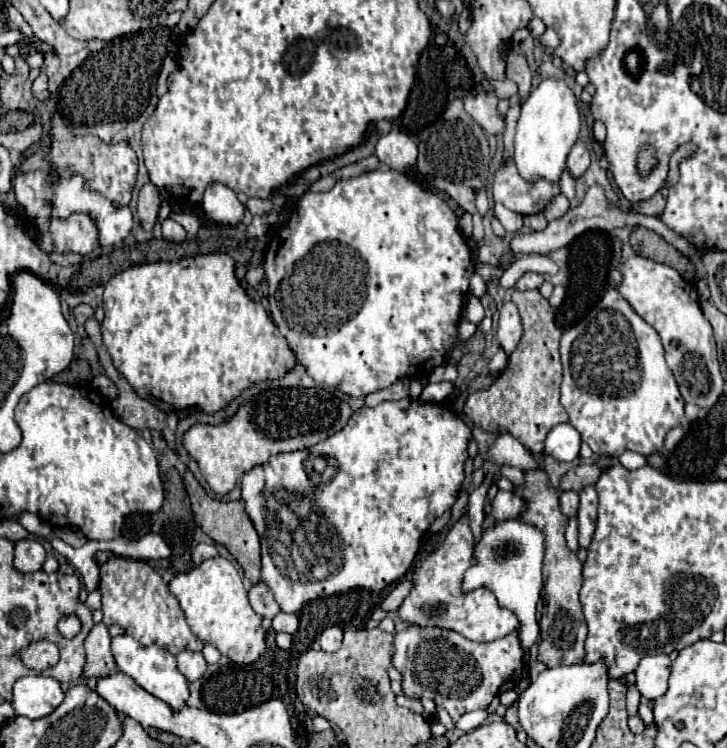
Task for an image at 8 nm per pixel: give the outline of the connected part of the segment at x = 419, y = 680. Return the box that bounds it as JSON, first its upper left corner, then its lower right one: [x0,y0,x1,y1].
[393,625,523,721]

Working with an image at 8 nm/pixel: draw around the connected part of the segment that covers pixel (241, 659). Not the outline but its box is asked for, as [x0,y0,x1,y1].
[167,559,265,665]

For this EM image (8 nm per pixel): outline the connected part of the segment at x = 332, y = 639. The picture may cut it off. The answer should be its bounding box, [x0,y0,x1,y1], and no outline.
[319,625,343,651]

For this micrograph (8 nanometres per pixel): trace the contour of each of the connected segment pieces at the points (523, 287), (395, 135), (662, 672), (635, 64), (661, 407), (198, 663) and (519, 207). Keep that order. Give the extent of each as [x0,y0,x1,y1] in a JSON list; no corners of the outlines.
[[515,273,543,291],[375,129,417,171],[635,655,671,701],[625,49,643,77],[561,289,685,457],[177,651,207,681],[491,163,559,215]]

